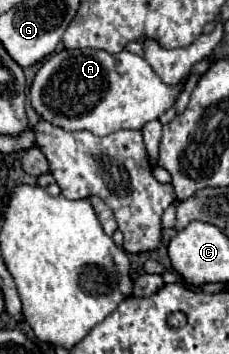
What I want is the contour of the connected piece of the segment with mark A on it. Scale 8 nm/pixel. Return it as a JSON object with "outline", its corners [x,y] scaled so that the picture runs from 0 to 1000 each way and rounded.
{"outline":[[[275,138],[258,150],[231,150],[205,161],[162,201],[144,240],[135,240],[135,297],[188,331],[197,342],[275,359],[284,370],[354,370],[380,364],[432,387],[476,381],[520,364],[616,364],[633,347],[703,331],[729,308],[747,308],[773,285],[773,274],[812,237],[812,226],[786,240],[729,240],[703,229],[703,218],[659,195],[659,184],[563,144],[520,150],[467,150],[450,138]]]}

